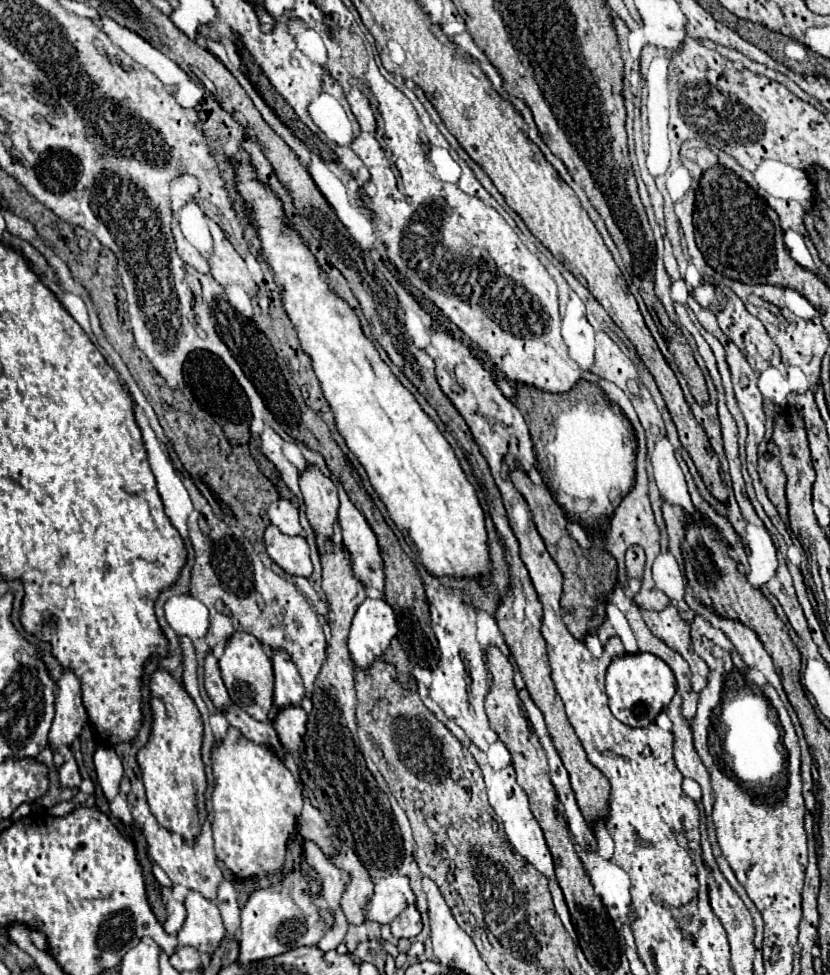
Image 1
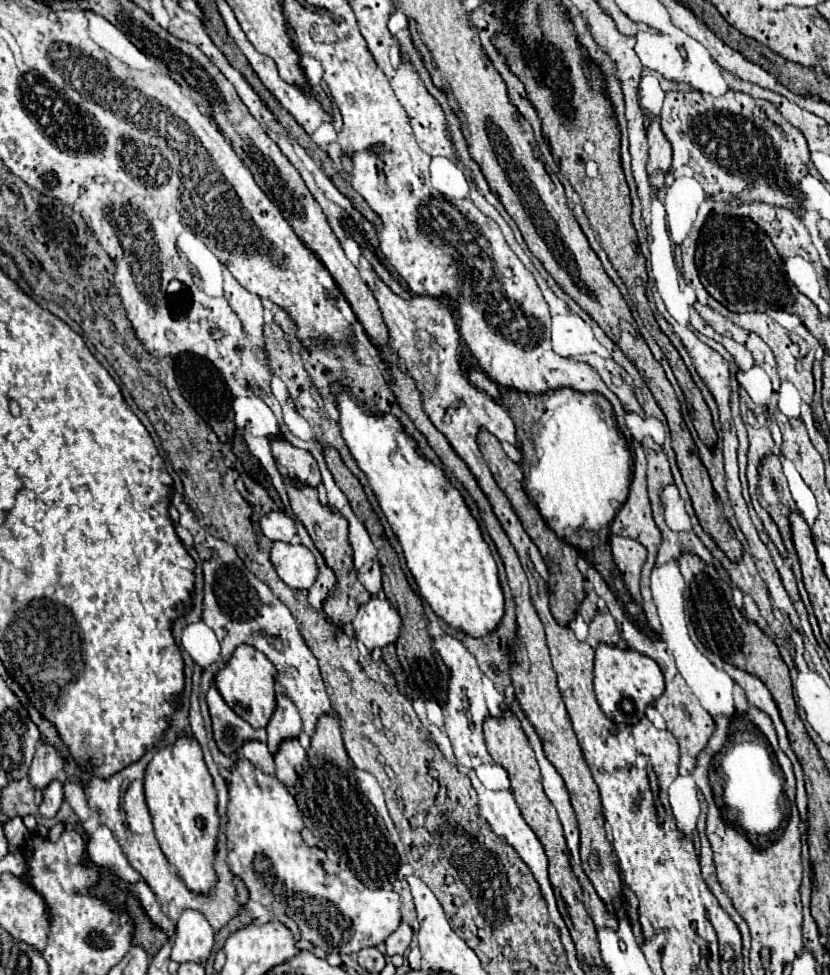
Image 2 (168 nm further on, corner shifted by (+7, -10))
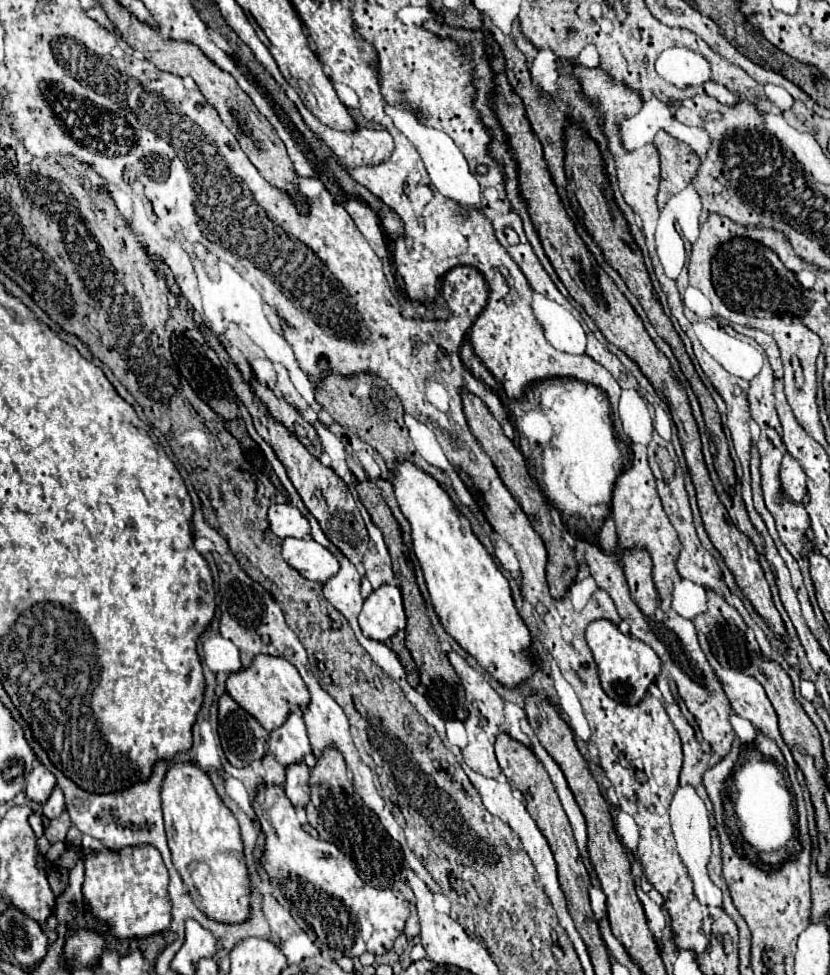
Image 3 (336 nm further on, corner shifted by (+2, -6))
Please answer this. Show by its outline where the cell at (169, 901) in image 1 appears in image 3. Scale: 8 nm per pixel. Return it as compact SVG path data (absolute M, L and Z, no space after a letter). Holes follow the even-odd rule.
M132 846L126 850L118 850L118 852L104 850L104 852L94 852L86 856L86 876L82 884L84 900L88 900L98 920L106 922L112 934L120 940L152 936L152 934L164 932L170 926L172 906L170 906L166 888L168 888L168 870L162 862L162 856L152 846Z

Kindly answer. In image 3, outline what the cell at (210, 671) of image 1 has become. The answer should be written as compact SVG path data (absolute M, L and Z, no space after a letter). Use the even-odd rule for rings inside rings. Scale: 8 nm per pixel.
M228 694L218 700L218 722L222 750L232 766L244 768L268 752L268 732Z

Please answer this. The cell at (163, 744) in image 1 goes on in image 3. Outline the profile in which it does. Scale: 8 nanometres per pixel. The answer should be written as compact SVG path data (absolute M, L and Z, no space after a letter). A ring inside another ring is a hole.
M194 762L174 764L164 776L160 796L172 862L188 886L194 904L212 920L244 922L248 918L250 878L244 864L240 828L214 790L212 780Z

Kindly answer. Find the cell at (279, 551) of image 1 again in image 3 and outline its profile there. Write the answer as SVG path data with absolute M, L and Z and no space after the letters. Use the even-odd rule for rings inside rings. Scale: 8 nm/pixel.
M286 538L282 544L282 558L312 582L326 582L338 572L338 560L330 550L312 538Z

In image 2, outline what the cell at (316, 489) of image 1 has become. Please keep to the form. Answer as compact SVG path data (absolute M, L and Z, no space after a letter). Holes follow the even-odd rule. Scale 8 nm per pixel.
M269 436L269 442L271 442L273 456L277 458L277 462L285 474L289 474L291 478L297 478L313 488L319 486L321 474L319 474L319 466L315 462L315 458L311 456L311 452L295 448L291 442L287 442L281 436Z

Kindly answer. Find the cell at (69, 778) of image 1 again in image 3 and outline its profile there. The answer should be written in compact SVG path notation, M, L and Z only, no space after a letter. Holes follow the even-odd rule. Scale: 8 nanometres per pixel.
M56 786L56 788L52 790L52 794L50 794L50 798L46 800L46 804L42 806L42 812L44 812L44 816L46 816L48 820L52 820L52 818L58 818L58 816L62 814L62 810L64 810L64 794L62 794L62 790Z

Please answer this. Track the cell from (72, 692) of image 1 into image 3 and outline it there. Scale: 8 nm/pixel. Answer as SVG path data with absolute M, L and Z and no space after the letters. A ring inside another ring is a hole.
M36 764L34 770L30 772L28 780L26 780L26 796L34 802L44 804L52 792L52 788L56 786L56 778L54 774L50 774L50 770L44 768L44 764Z

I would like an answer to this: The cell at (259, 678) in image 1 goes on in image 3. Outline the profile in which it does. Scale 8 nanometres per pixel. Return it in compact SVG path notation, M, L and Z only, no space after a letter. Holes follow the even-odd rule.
M258 654L248 668L232 672L226 680L226 690L268 732L282 726L282 722L294 710L294 706L308 704L308 688L306 688L304 680L300 678L298 670L284 658L276 658L276 656L268 656L268 654Z

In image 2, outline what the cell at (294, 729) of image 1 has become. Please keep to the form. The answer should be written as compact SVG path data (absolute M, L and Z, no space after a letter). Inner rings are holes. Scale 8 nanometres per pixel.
M285 740L281 744L279 752L275 754L275 766L277 766L275 776L281 780L281 784L285 784L285 788L295 786L303 760L305 760L305 750L301 748L299 740Z

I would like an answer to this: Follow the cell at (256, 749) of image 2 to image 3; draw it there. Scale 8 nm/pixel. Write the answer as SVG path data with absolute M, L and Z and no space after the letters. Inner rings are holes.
M266 754L266 756L262 758L262 766L264 766L264 770L266 770L266 778L264 778L266 784L274 784L274 786L282 786L282 784L284 784L284 780L286 780L284 766L278 764L272 754Z

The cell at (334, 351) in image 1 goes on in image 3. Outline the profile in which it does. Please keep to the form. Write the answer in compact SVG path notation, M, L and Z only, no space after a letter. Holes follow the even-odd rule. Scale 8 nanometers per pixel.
M394 460L392 462L390 482L394 486L394 494L396 494L400 510L406 516L406 520L410 522L414 552L416 552L416 558L422 566L432 606L434 606L444 630L504 686L508 686L508 688L516 686L522 680L526 680L528 676L532 676L534 664L528 654L530 632L512 602L508 580L502 576L502 572L496 566L490 552L476 538L470 520L456 508L456 504L448 496L448 492L440 486L440 482L434 476L430 476L428 472L420 470L410 460Z

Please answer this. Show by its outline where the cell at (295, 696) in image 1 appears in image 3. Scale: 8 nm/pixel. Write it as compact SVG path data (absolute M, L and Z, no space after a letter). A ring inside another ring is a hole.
M292 712L280 728L270 732L268 744L270 752L278 758L282 766L300 762L310 752L310 742L302 716L298 712Z

